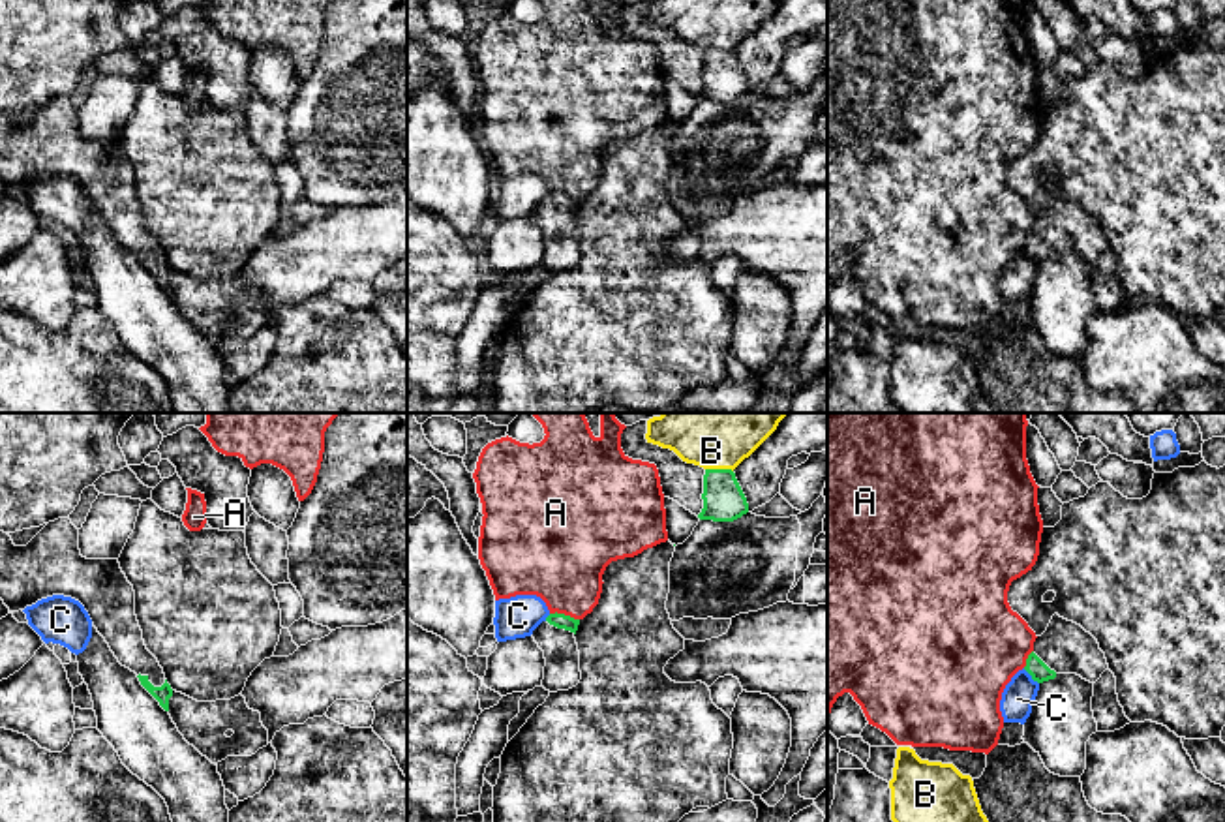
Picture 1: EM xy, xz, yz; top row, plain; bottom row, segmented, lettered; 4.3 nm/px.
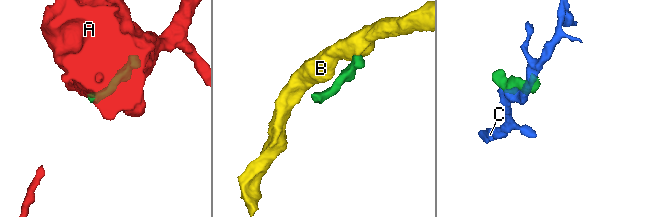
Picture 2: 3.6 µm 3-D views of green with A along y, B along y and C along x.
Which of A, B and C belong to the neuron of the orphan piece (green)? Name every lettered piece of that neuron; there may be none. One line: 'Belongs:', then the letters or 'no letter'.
Belongs: no letter

